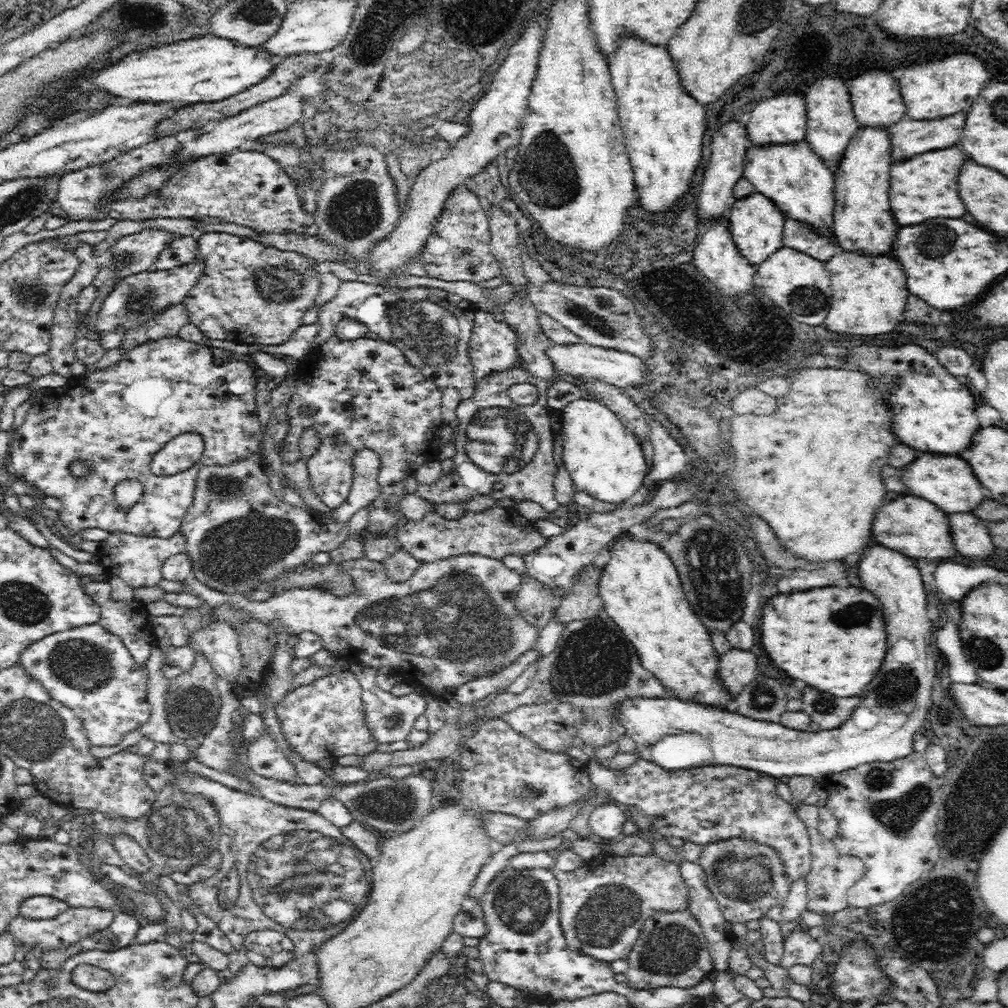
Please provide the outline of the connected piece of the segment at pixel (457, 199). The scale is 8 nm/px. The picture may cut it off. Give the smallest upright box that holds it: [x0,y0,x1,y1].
[421,184,500,283]

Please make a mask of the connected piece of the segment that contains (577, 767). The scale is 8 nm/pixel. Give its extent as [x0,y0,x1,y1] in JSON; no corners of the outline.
[457,717,595,821]

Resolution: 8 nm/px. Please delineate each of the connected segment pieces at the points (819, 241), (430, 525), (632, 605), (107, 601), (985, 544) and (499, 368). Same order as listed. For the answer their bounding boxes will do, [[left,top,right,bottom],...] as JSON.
[[782,217,842,260],[395,505,549,562],[599,536,738,712],[85,581,159,669],[949,513,995,560],[467,308,521,384]]

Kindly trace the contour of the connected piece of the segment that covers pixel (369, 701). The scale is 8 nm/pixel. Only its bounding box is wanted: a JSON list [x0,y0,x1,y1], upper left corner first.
[348,661,426,746]

